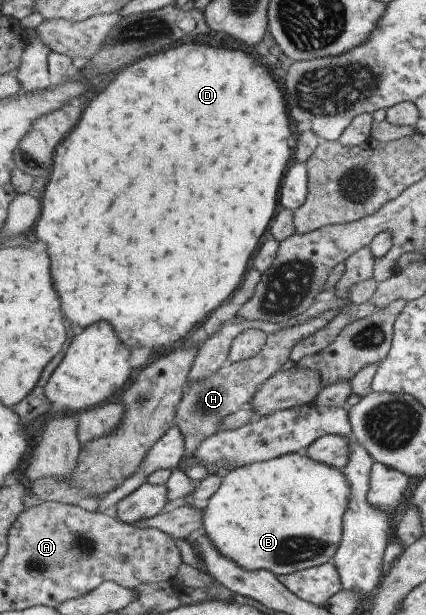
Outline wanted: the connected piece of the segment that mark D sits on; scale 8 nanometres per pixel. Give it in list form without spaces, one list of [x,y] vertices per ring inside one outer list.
[[[187,42],[167,52],[139,60],[137,64],[123,70],[97,98],[91,100],[91,104],[83,112],[83,122],[79,122],[71,138],[67,138],[67,142],[59,146],[59,154],[55,156],[55,170],[45,190],[43,212],[35,232],[39,240],[47,242],[51,250],[51,260],[53,260],[51,272],[55,278],[55,286],[63,298],[65,316],[79,326],[89,326],[99,320],[109,320],[113,322],[119,336],[115,334],[109,322],[91,326],[91,330],[83,328],[83,332],[81,328],[75,328],[76,335],[44,388],[44,396],[51,403],[52,409],[59,405],[63,407],[63,411],[73,410],[80,414],[95,408],[93,406],[103,404],[113,394],[123,390],[125,384],[131,380],[134,369],[131,364],[132,348],[146,347],[151,351],[173,348],[201,320],[211,316],[215,308],[219,308],[225,300],[233,297],[233,292],[236,292],[241,287],[241,282],[246,280],[245,274],[249,262],[257,252],[263,234],[269,232],[271,220],[277,215],[277,204],[280,204],[279,190],[293,156],[293,148],[289,144],[293,136],[292,121],[287,110],[287,100],[277,80],[249,52],[233,48],[211,48],[207,44],[197,44],[197,42]]]

